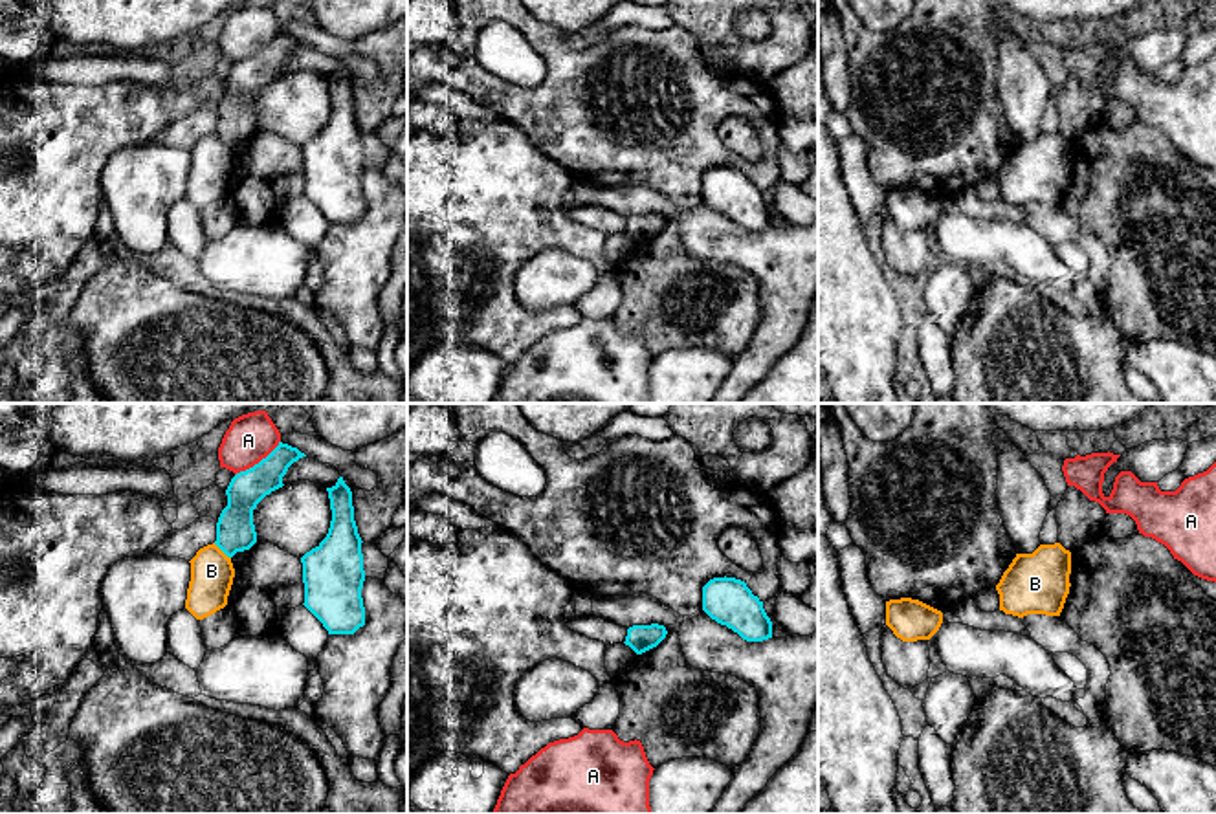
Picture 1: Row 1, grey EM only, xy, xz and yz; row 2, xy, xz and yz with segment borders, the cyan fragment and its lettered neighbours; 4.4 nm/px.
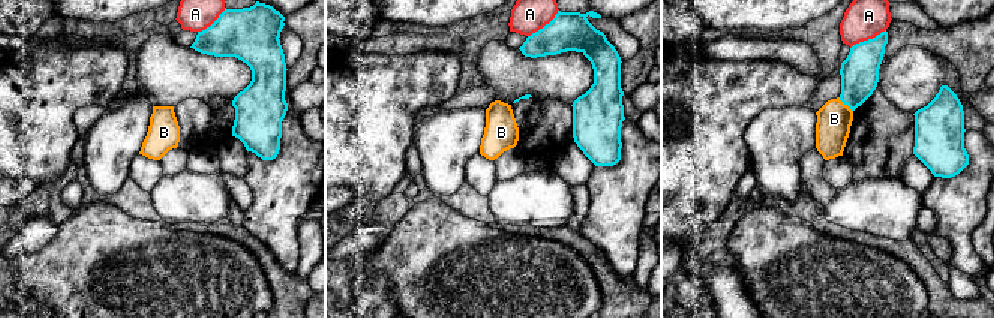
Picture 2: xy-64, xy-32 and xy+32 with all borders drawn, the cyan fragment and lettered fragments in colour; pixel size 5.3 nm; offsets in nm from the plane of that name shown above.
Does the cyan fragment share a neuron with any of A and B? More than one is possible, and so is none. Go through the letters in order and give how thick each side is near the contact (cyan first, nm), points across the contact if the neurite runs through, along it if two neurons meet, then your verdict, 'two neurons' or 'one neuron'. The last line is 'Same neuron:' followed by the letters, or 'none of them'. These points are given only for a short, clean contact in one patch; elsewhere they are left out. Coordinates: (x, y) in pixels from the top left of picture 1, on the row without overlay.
A: calibres 160 and 220 nm; two neurons
B: calibres 180 and 190 nm; border xy (213, 132), (230, 147); two neurons
Same neuron: none of them

